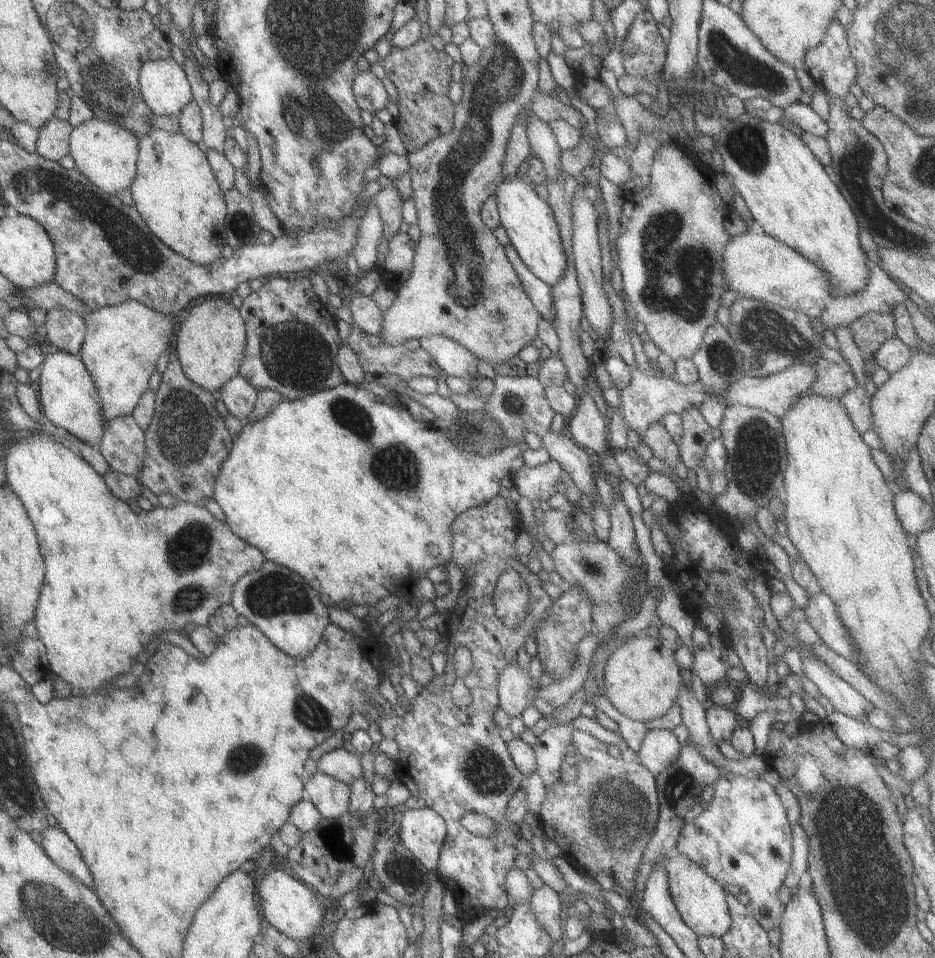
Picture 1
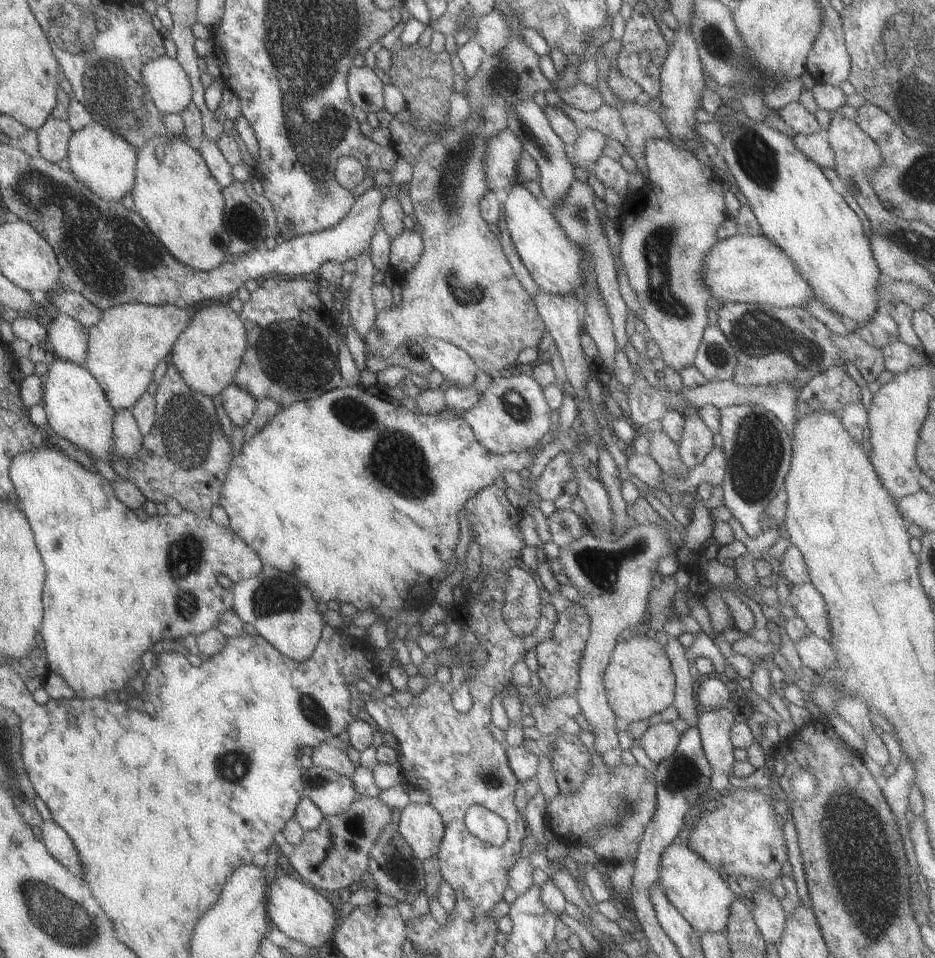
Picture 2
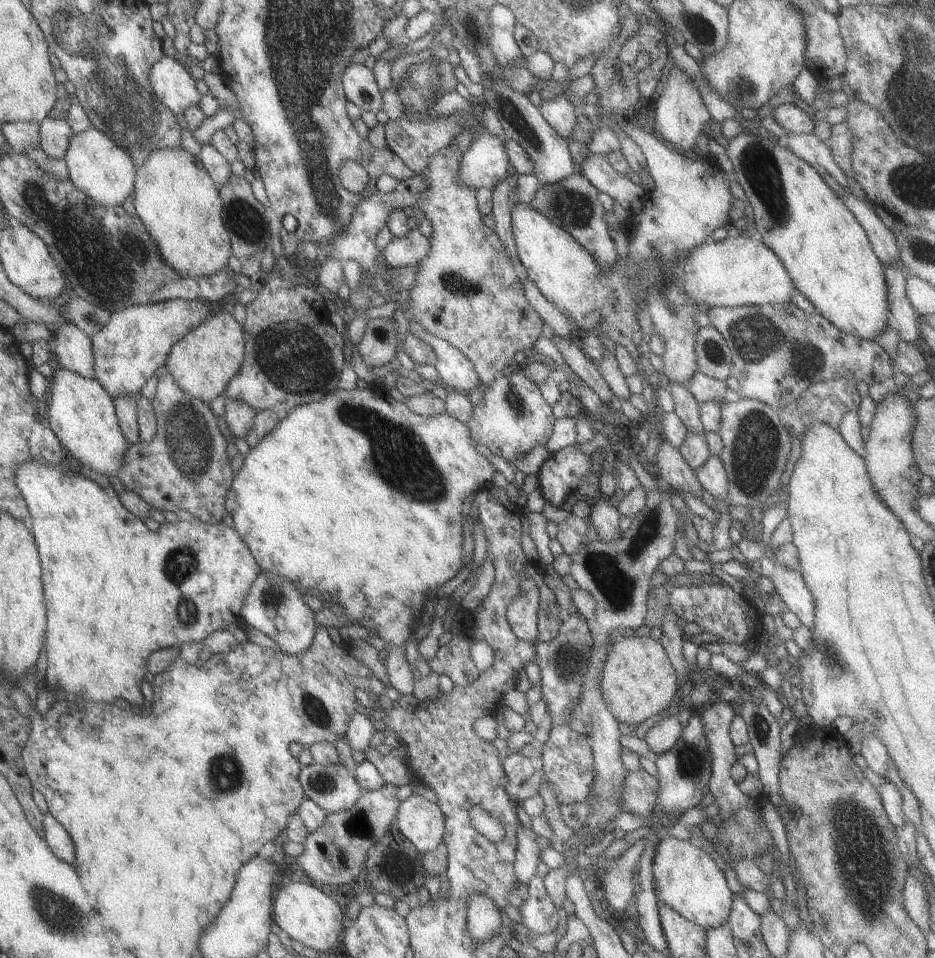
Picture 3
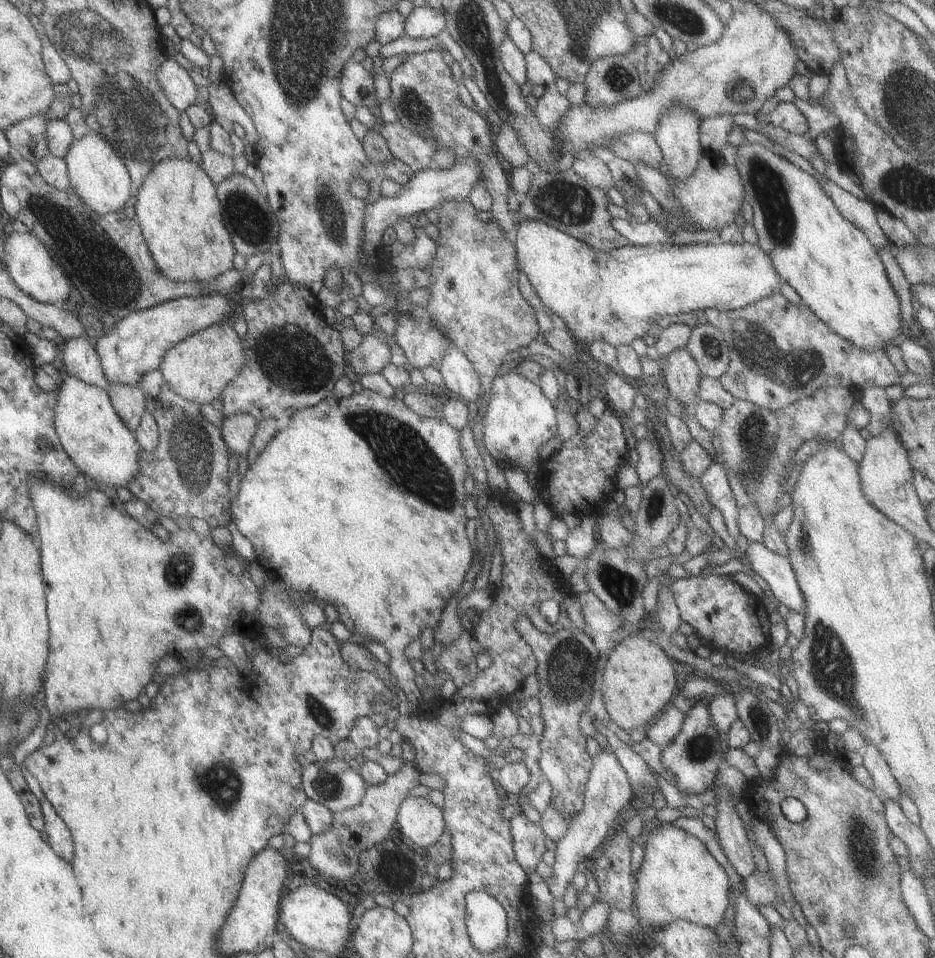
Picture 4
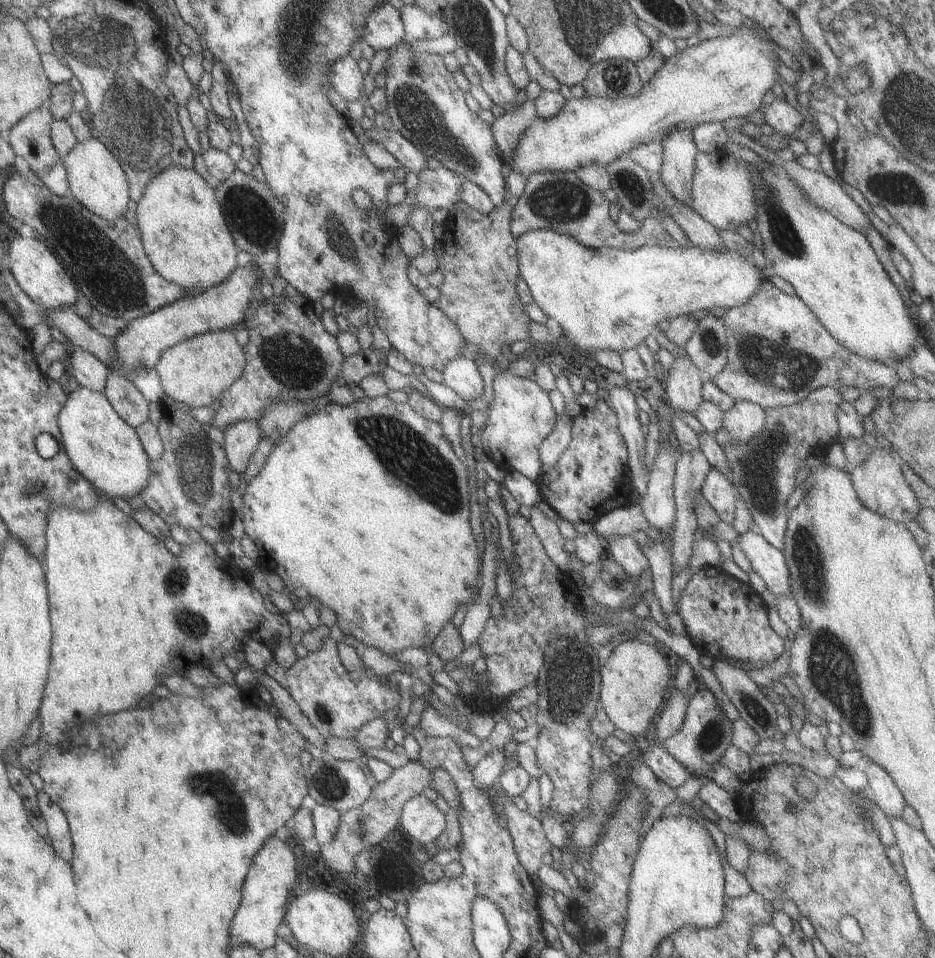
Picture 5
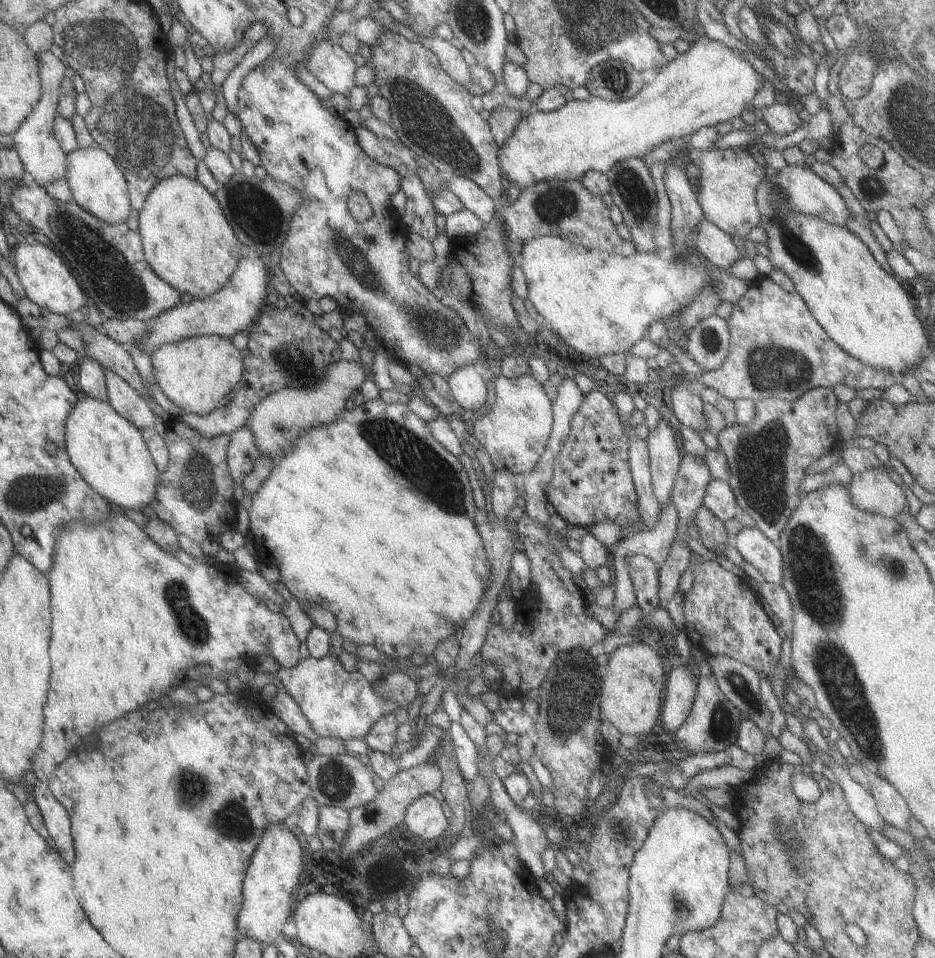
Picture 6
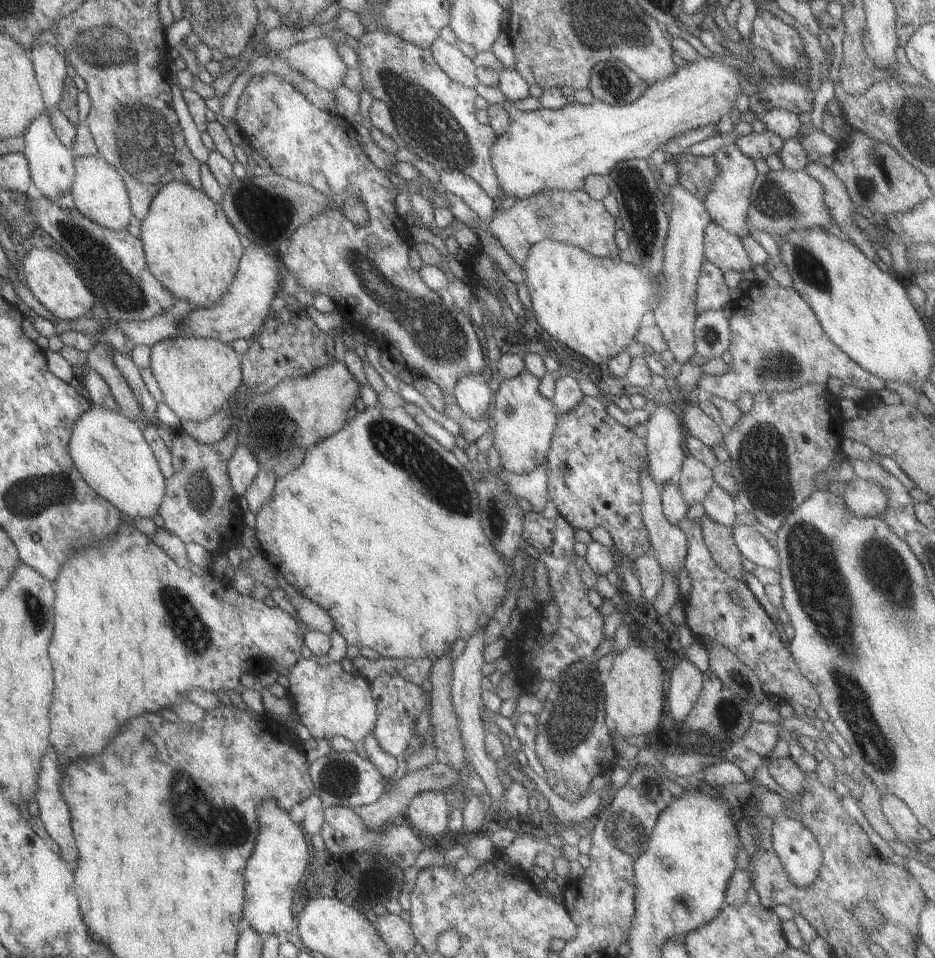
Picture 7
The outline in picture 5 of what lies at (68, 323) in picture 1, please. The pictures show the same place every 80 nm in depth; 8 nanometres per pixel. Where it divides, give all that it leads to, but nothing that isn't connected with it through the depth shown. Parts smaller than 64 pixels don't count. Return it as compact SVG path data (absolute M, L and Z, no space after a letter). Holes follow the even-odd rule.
M72 346L69 349L68 372L73 375L79 387L102 393L104 382L110 373L100 360L81 347Z

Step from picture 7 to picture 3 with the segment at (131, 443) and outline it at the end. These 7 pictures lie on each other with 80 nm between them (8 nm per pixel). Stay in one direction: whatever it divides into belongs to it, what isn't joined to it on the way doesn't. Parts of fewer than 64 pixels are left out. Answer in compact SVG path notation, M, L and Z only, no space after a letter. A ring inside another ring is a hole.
M65 368L57 369L48 379L46 419L72 463L83 464L103 476L116 476L130 444L117 424L112 398L95 379Z

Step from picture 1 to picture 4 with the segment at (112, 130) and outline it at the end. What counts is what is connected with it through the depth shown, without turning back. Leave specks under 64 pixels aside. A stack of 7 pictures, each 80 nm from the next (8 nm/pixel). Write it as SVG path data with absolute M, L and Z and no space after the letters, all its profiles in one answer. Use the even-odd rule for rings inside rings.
M93 131L84 137L73 139L62 159L66 164L68 188L87 208L98 215L121 211L133 194L123 161L111 150L109 144Z

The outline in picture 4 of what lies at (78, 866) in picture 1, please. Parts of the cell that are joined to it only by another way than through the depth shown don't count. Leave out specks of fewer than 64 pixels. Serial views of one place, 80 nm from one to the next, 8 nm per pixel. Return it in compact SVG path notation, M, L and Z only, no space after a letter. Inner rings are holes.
M44 798L38 801L42 819L44 820L43 832L45 832L47 844L58 857L61 857L65 862L70 862L74 848L71 846L71 838L69 838L69 832L67 832L65 824Z

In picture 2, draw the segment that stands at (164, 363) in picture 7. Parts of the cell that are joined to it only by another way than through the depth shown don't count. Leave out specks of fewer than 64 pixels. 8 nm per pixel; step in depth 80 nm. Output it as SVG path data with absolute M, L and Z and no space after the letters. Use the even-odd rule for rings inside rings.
M223 301L220 304L205 304L191 314L189 324L181 330L170 351L169 361L179 372L181 380L193 392L215 397L228 386L241 365L246 346L243 322Z

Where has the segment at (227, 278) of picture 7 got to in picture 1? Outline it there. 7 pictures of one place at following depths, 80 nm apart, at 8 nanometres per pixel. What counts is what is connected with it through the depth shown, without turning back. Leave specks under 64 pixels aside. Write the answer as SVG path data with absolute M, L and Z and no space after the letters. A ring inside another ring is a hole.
M151 129L148 134L145 134L138 140L136 172L131 184L129 184L128 190L132 199L132 206L139 214L144 226L147 228L148 232L152 236L155 236L155 238L157 238L157 240L159 240L164 246L167 246L167 248L173 250L176 254L185 256L189 262L201 264L202 266L207 266L211 260L216 260L221 256L221 250L223 250L222 233L226 216L225 202L223 200L223 193L219 189L219 186L215 181L215 176L209 167L209 162L207 162L207 158L205 158L205 152L199 148L197 143L190 142L179 133L175 134L172 132L166 132L165 130Z

